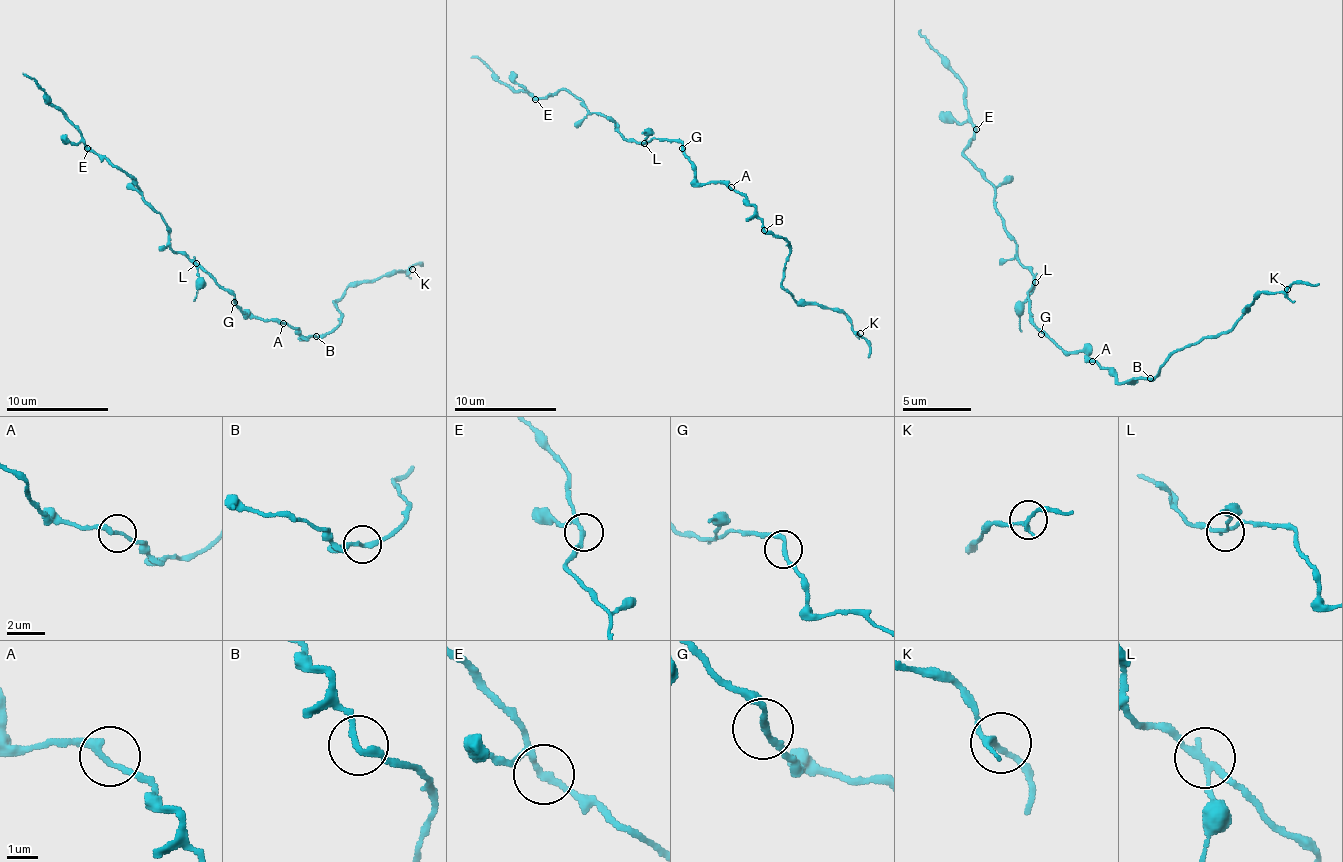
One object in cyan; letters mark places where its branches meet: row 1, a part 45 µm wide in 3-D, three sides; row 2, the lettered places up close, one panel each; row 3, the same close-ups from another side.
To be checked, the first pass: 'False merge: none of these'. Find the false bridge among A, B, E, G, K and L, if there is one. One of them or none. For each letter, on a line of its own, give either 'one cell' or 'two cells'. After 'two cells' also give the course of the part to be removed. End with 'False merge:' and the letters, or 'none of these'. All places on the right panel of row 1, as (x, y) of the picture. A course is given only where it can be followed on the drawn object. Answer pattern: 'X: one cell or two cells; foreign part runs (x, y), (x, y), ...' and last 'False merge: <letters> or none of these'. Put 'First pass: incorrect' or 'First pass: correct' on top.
First pass: incorrect
A: one cell
B: one cell
E: one cell
G: one cell
K: one cell
L: two cells; foreign part runs (1034, 283), (1024, 307), (1020, 330)
False merge: L

